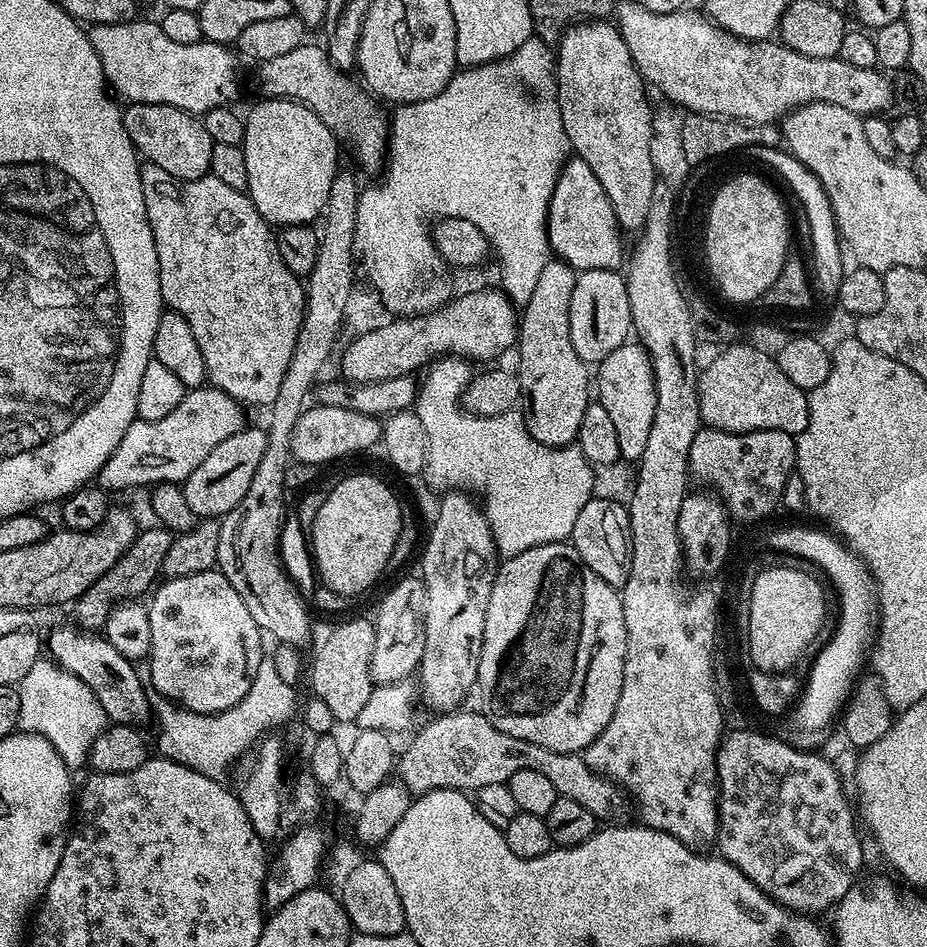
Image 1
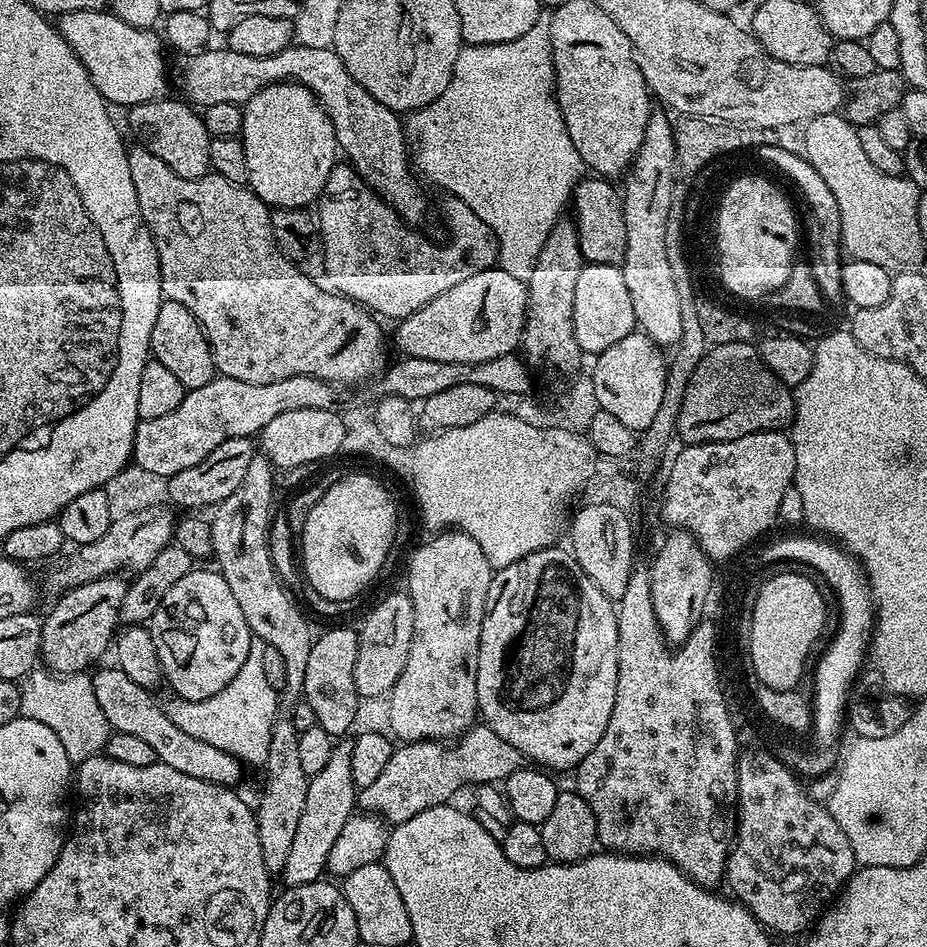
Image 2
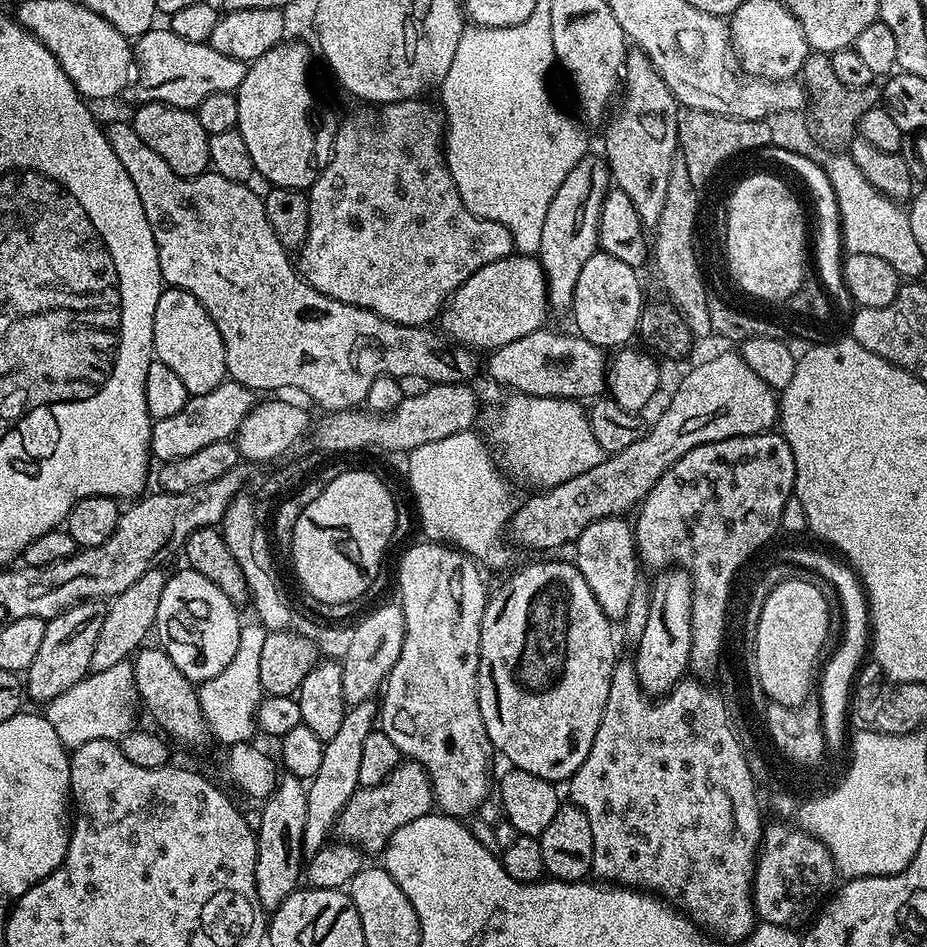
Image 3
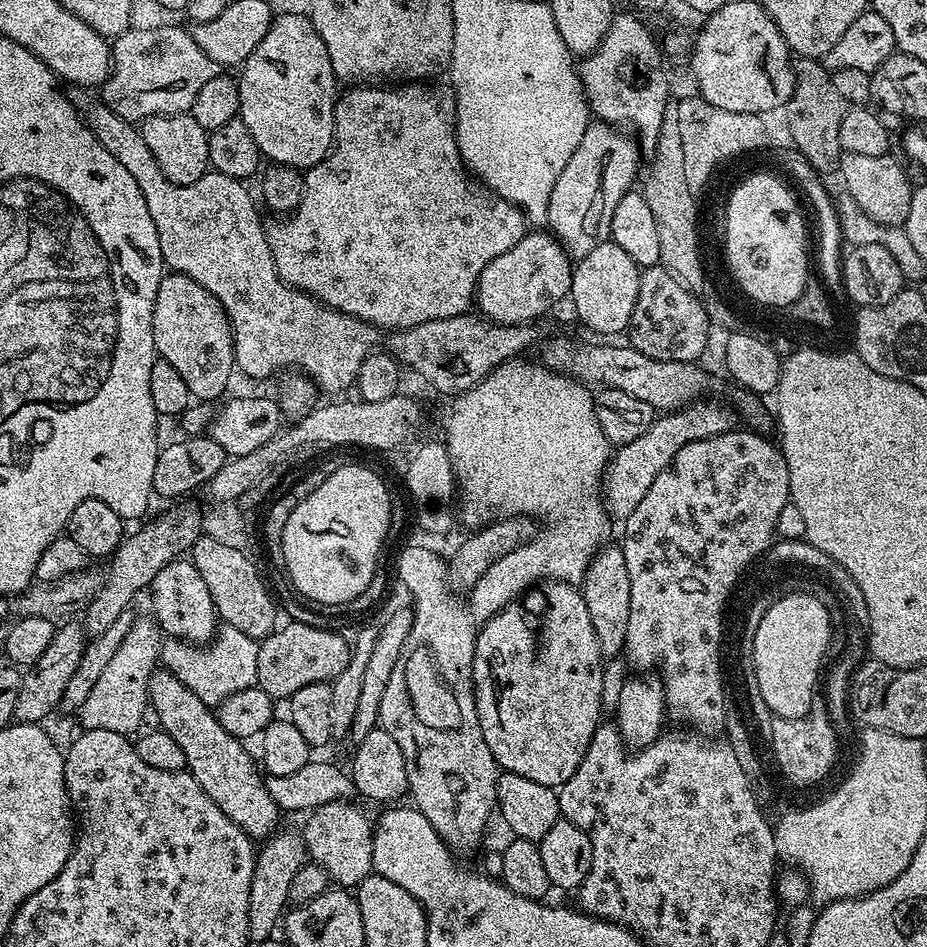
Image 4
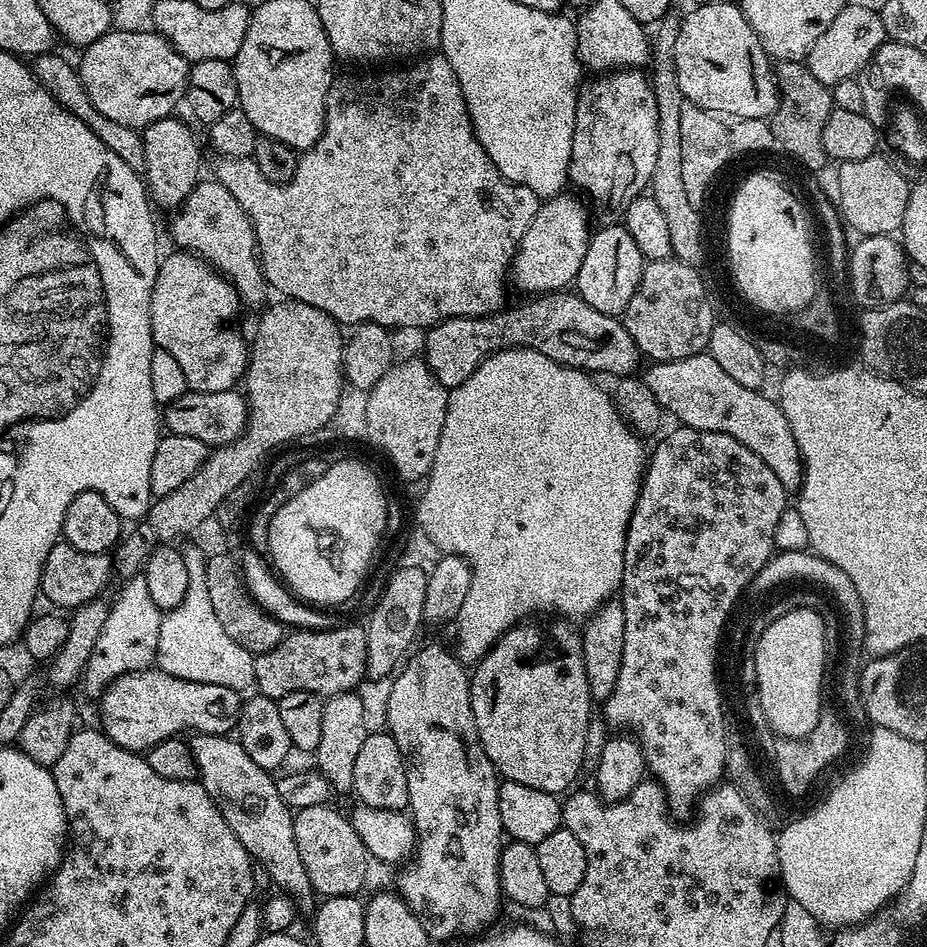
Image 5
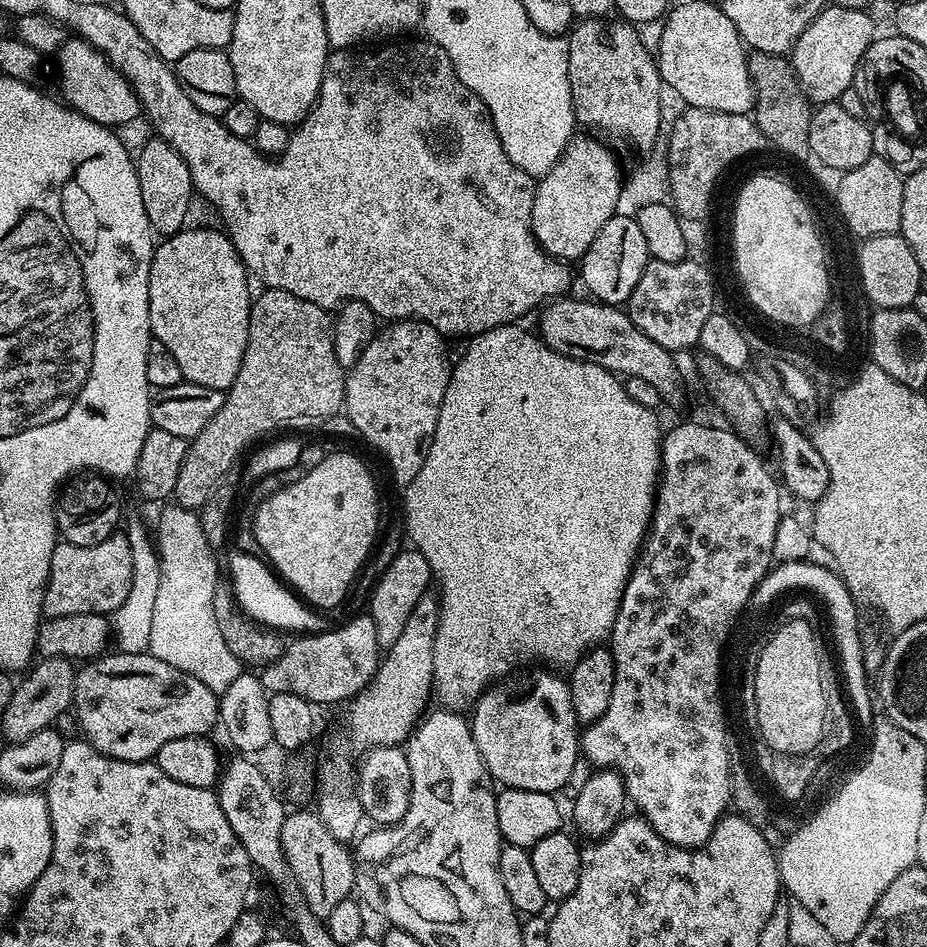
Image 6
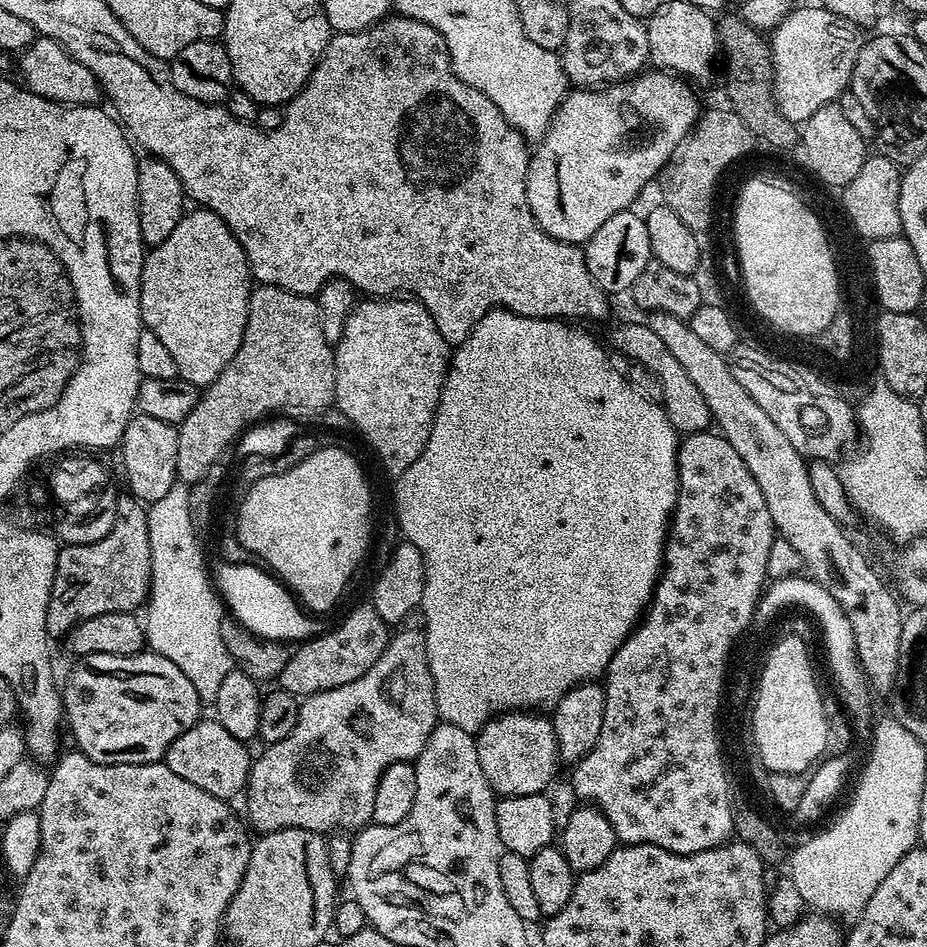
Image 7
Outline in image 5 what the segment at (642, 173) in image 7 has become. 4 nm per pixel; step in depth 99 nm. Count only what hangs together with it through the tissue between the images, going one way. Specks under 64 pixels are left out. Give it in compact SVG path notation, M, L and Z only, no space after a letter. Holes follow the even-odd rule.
M568 195L554 196L541 203L512 256L511 283L516 283L524 292L532 292L528 294L567 289L575 281L578 270L582 270L582 258L586 258L590 227L588 228L588 218L583 208L574 197Z

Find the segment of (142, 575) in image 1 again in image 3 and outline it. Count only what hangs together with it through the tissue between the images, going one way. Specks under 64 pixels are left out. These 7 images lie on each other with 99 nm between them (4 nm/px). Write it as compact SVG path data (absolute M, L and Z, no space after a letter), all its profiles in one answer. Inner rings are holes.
M83 600L47 621L38 654L26 673L27 699L29 696L32 700L47 702L58 698L58 694L66 694L70 686L92 672L90 658L94 658L94 646L98 643L98 634L107 613L108 604L104 600Z

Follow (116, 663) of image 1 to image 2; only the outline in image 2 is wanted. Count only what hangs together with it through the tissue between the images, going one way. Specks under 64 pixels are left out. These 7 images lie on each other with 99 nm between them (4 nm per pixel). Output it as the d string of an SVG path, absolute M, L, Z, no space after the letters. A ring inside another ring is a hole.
M97 667L91 677L98 706L102 706L102 714L106 714L106 722L112 732L131 734L146 741L154 749L159 763L171 766L181 774L190 774L190 778L202 778L202 782L221 784L224 788L236 786L242 771L238 757L186 734L186 730L178 730L178 726L174 726L174 722L170 722L170 718L164 713L164 704L156 701L149 689L138 686L138 682L131 680L120 668L104 667Z

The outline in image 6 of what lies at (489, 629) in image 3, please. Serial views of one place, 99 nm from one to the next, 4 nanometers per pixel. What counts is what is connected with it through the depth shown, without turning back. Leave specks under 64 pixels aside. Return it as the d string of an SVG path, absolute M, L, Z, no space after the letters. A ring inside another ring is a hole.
M528 670L499 681L476 699L470 723L489 777L505 788L559 793L582 752L568 681L552 670Z

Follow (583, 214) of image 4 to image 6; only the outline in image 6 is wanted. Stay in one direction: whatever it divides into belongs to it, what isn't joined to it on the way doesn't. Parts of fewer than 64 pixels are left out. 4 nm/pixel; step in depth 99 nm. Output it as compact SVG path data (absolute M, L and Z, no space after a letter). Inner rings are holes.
M623 18L612 19L581 19L567 37L572 109L576 115L576 123L581 129L592 134L605 132L608 136L629 140L640 151L640 154L647 154L654 146L655 140L662 135L662 129L660 129L660 92L662 93L660 71L656 69L653 53L642 46L637 29Z

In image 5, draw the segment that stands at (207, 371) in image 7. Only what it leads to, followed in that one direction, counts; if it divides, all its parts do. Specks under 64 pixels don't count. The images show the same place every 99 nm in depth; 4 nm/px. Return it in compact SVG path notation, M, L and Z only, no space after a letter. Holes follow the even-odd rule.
M172 250L160 262L150 298L150 326L152 343L166 350L178 362L186 382L193 392L231 392L243 381L250 355L246 336L240 333L236 319L240 316L242 301L236 287L215 268L210 267L200 256L183 250Z

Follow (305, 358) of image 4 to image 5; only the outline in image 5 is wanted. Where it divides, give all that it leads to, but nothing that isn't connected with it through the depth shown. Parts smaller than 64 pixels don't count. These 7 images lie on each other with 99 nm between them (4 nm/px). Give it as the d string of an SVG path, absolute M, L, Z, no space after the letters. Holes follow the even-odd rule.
M53 50L44 52L42 55L35 57L31 61L30 67L33 74L38 78L38 82L48 93L66 110L70 110L70 114L74 114L74 118L82 118L82 122L86 122L86 126L90 126L90 130L94 130L94 134L98 138L102 138L102 142L106 142L106 146L110 146L110 150L114 150L114 154L118 154L118 158L122 158L122 162L126 162L126 166L130 166L134 171L143 173L144 171L144 138L137 129L130 126L122 126L118 122L113 122L111 118L106 118L94 107L94 102L90 102L89 96L86 95L86 86L82 86L82 78L78 71L77 65L72 64L64 56L59 56L59 51ZM214 178L201 179L171 216L172 240L177 249L200 256L225 276L236 287L236 293L245 305L265 303L264 295L269 295L270 289L264 279L264 271L260 269L254 226L246 210L238 206L234 194L230 194L226 186Z

